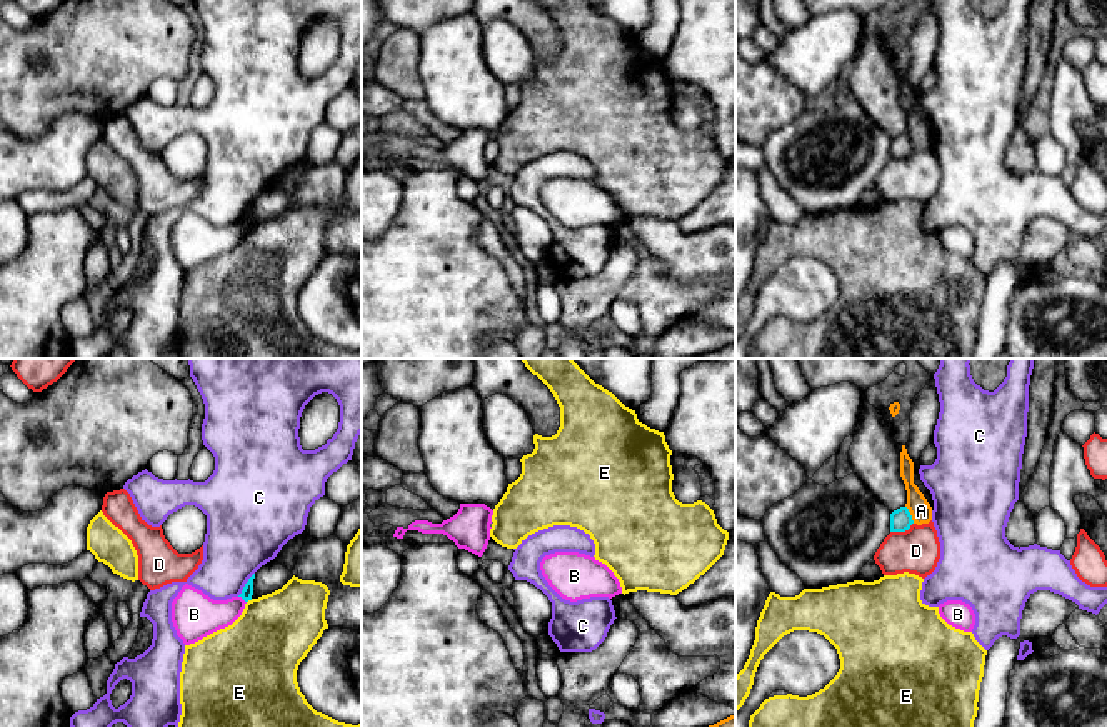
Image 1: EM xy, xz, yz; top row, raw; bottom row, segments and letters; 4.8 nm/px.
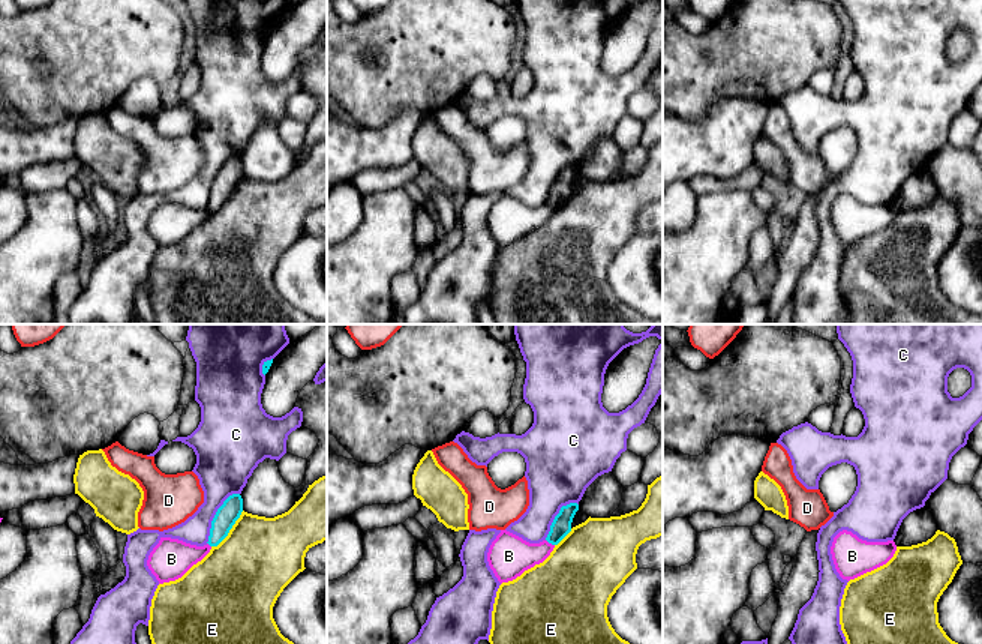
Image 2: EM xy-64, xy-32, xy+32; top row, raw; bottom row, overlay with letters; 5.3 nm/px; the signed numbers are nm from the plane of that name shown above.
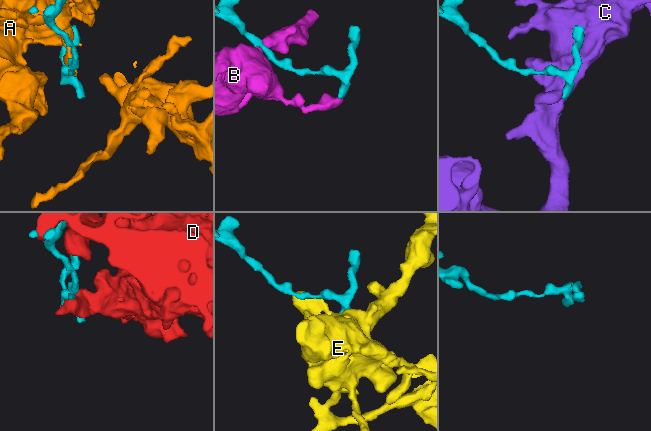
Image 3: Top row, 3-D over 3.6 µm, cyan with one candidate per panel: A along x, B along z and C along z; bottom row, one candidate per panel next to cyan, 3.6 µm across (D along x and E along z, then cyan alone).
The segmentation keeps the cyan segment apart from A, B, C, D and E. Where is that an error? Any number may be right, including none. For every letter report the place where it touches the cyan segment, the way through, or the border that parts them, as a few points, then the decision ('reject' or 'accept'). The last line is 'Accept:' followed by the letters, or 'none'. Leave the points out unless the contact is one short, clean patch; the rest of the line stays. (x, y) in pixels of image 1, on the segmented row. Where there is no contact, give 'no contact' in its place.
A: contact yz (909, 514); reject
B: contact xy (242, 597); reject
C: contact xy (245, 584); reject
D: contact yz (902, 531); reject
E: contact xy (249, 599); reject
Accept: none

